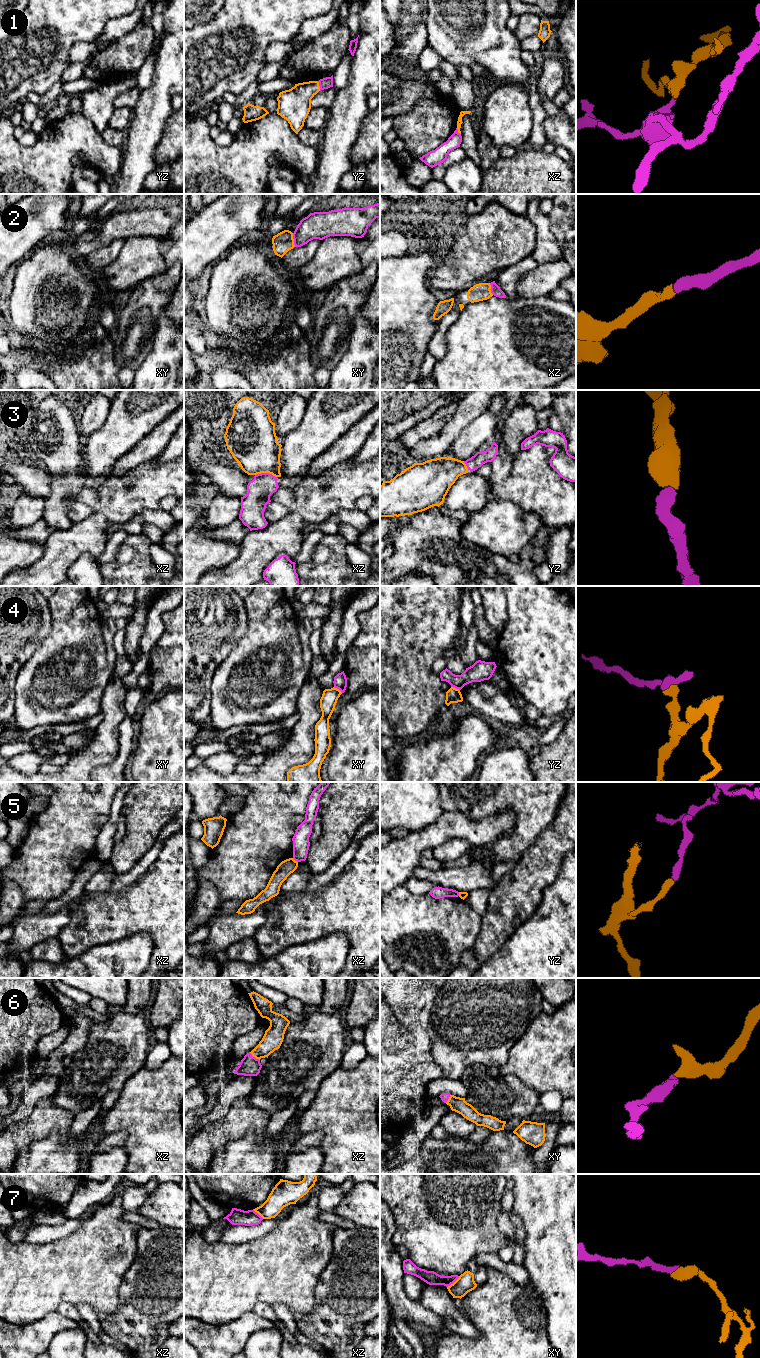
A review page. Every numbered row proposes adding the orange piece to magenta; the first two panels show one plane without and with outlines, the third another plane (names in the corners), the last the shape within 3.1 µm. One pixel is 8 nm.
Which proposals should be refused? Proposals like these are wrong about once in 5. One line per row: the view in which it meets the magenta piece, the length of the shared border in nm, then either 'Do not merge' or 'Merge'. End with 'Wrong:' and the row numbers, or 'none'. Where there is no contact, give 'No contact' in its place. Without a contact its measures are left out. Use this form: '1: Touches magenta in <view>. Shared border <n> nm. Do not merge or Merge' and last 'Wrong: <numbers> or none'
1: Touches magenta in yz. Shared border 80 nm. Merge
2: Touches magenta in xy. Shared border 110 nm. Merge
3: Touches magenta in xz. Shared border 180 nm. Merge
4: Touches magenta in yz. Shared border 80 nm. Do not merge
5: Touches magenta in xz. Shared border 60 nm. Do not merge
6: Touches magenta in xz. Shared border 110 nm. Merge
7: Touches magenta in xy. Shared border 140 nm. Do not merge
Wrong: 4, 5, 7

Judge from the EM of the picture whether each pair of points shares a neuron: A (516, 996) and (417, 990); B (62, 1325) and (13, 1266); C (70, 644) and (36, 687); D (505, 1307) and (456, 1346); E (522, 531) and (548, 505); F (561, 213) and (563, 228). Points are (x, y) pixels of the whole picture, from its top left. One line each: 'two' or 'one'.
A: one
B: two
C: one
D: one
E: two
F: one

